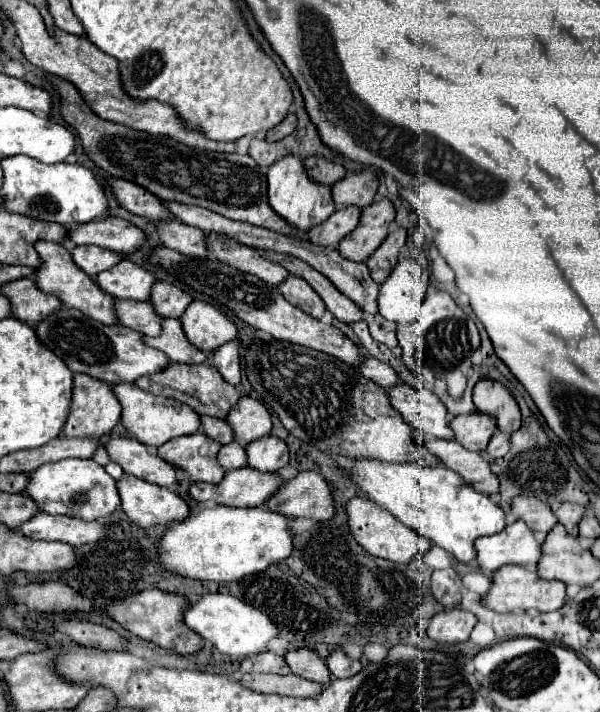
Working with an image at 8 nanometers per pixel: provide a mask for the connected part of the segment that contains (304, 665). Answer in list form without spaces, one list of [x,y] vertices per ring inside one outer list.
[[[312,649],[288,651],[284,655],[284,661],[290,667],[290,671],[298,677],[304,677],[304,679],[310,679],[310,681],[316,681],[322,685],[326,685],[330,681],[330,671],[328,671],[324,659],[320,659],[318,653]]]

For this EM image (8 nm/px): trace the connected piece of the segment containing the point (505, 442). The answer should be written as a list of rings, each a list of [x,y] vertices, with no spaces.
[[[496,431],[492,435],[488,447],[486,447],[486,455],[490,459],[500,459],[500,457],[504,457],[508,453],[508,449],[510,449],[510,437],[508,435],[502,435],[500,431]]]

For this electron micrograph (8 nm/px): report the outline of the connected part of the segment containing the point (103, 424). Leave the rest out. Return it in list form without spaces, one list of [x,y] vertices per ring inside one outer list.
[[[74,375],[74,389],[72,389],[72,403],[68,411],[68,419],[64,423],[64,431],[60,437],[94,437],[100,439],[108,435],[120,421],[120,403],[112,395],[112,387],[104,381],[96,381],[88,375]]]

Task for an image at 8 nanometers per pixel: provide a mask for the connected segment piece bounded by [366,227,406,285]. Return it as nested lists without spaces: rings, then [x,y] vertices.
[[[394,227],[388,237],[384,239],[384,243],[374,251],[374,255],[366,261],[368,269],[370,269],[370,277],[382,285],[384,279],[392,273],[394,265],[398,263],[398,253],[400,249],[406,245],[406,229],[402,227]]]

